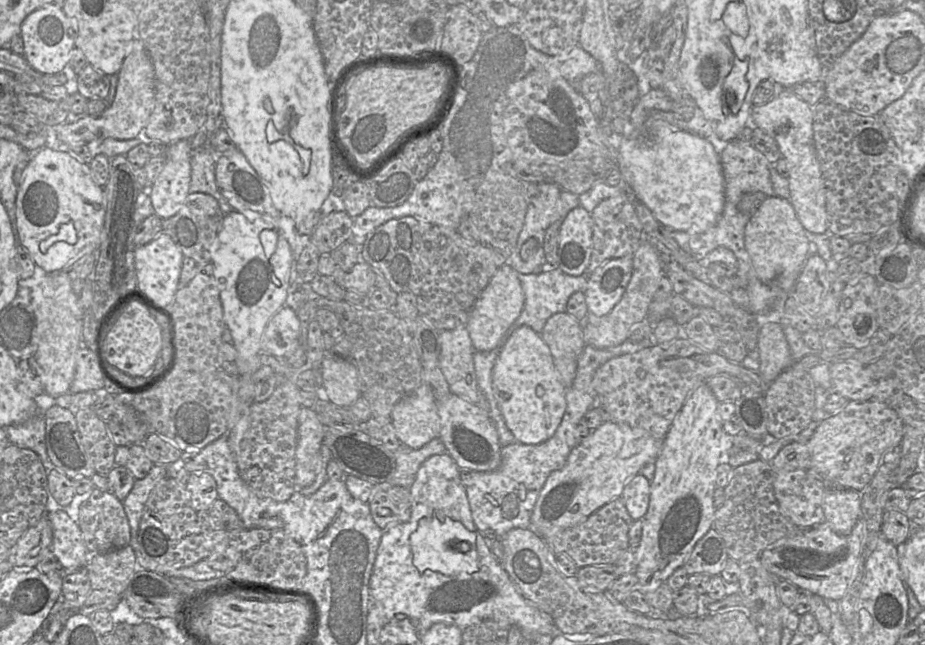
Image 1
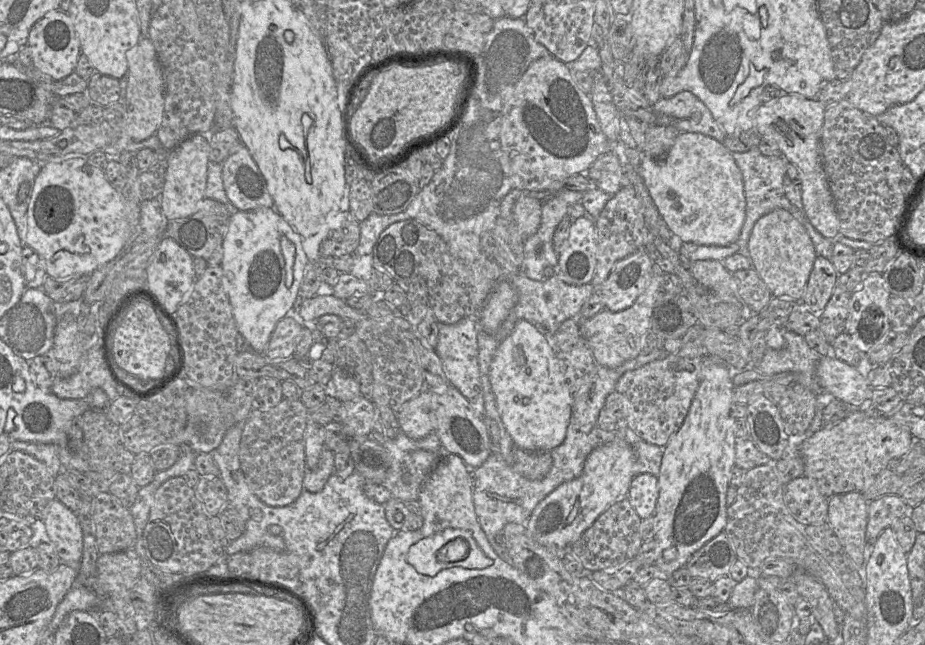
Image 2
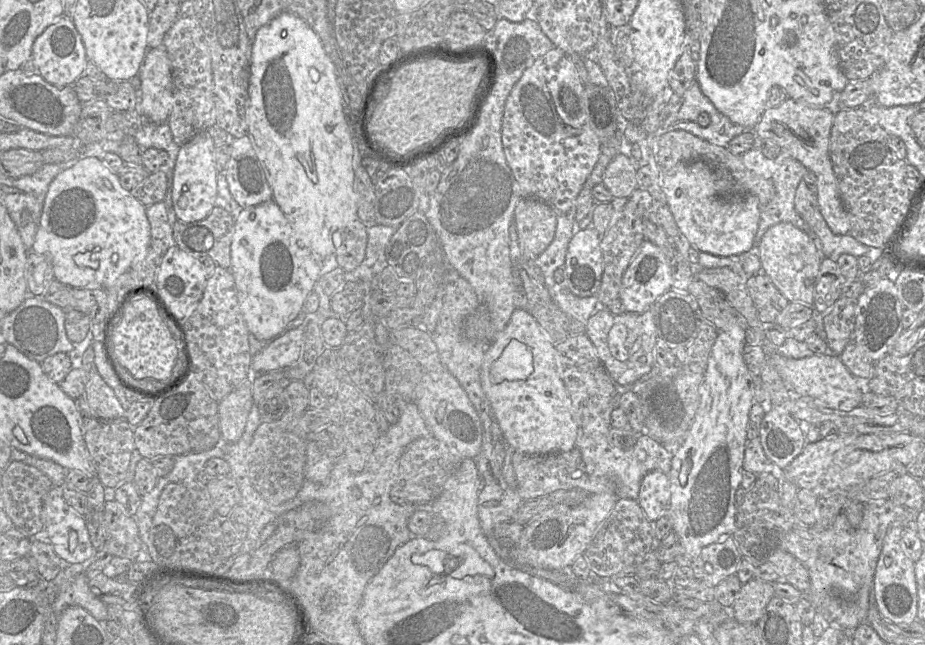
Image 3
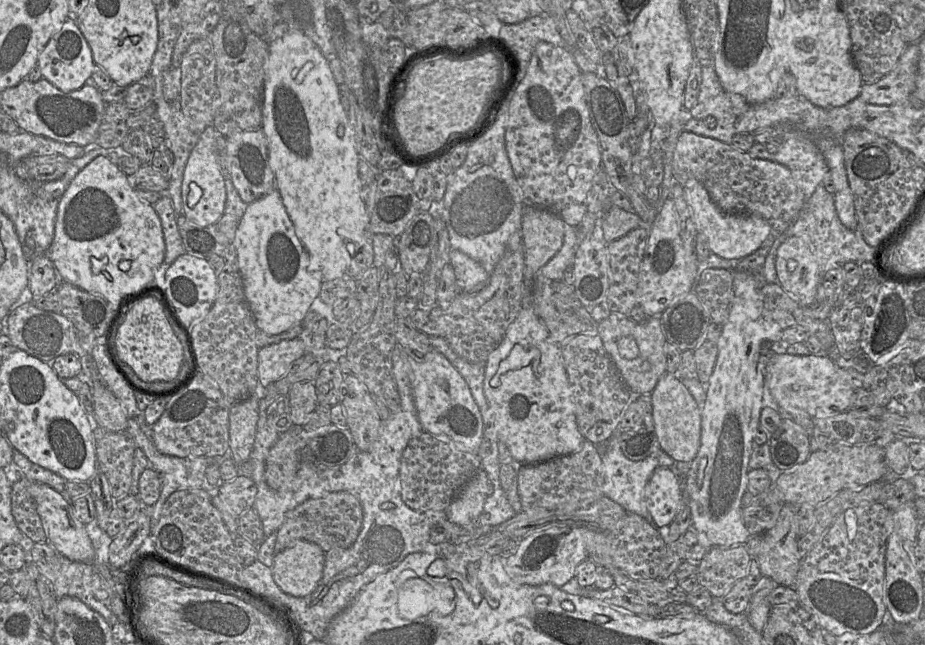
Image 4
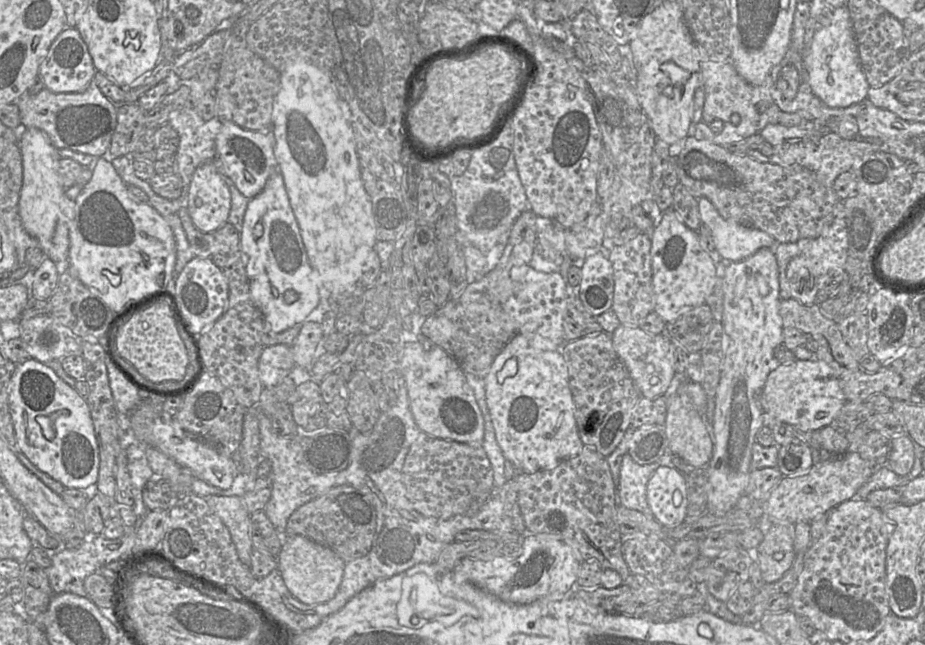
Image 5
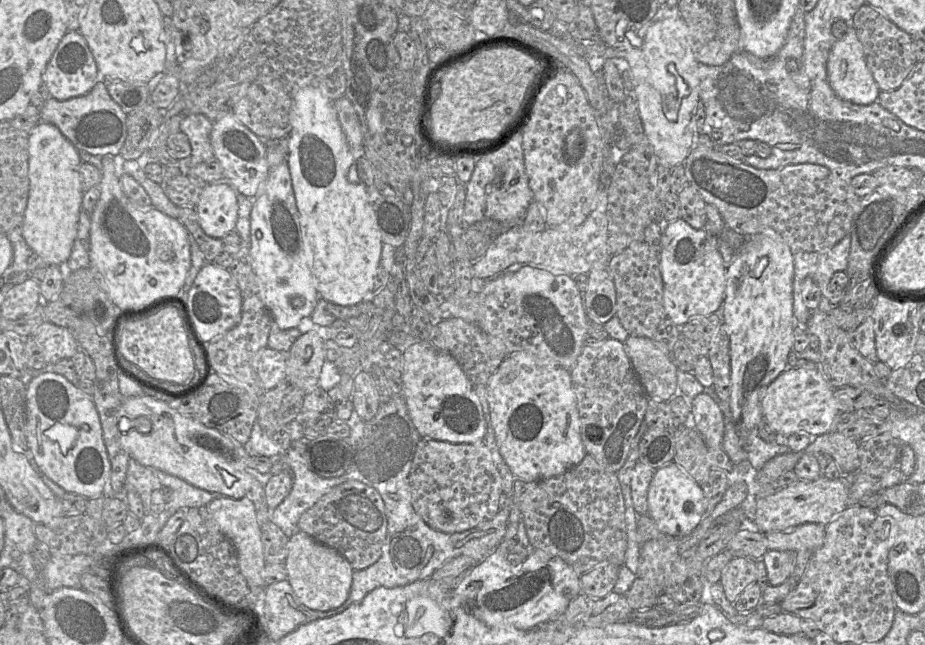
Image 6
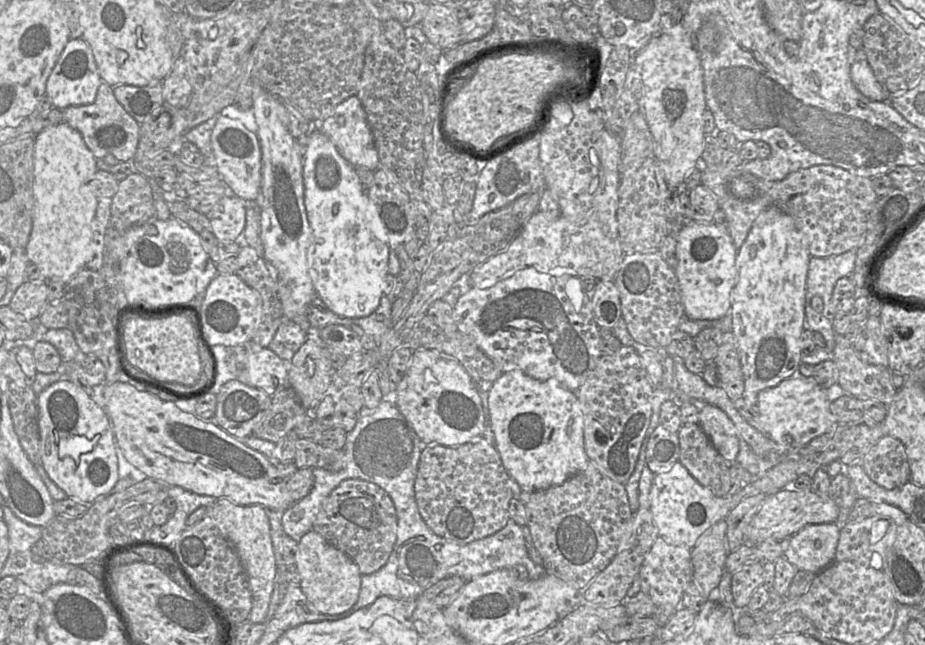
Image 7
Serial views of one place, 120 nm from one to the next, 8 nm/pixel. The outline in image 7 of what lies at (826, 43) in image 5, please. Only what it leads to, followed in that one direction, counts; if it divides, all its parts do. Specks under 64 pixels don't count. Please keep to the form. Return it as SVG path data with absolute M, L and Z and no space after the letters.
M857 50L856 59L850 66L850 75L856 88L870 100L888 102L892 96L887 94L884 87L876 79L863 50Z

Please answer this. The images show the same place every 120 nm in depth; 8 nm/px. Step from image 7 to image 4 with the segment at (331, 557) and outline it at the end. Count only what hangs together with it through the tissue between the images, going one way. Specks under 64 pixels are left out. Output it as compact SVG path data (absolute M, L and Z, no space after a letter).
M305 540L293 541L283 551L276 553L271 571L278 587L285 593L294 597L307 597L311 595L322 577L325 552L312 542Z

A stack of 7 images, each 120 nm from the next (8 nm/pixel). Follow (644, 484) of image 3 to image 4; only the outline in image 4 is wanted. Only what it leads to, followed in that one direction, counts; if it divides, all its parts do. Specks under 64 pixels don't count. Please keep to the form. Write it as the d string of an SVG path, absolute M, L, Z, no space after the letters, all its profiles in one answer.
M670 469L654 470L646 486L646 506L657 528L668 527L683 500L683 481Z

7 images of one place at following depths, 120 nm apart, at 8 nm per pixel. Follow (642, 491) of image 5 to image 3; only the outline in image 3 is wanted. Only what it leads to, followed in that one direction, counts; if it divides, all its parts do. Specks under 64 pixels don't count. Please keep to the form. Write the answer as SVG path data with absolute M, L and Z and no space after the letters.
M609 406L593 420L578 425L578 434L575 448L579 449L583 459L582 470L572 473L571 489L580 489L589 494L599 494L615 491L619 498L637 500L641 481L644 476L653 470L666 474L671 469L672 451L661 442L648 435L642 434L636 444L628 449L621 450L614 447L609 441L611 428L610 415L615 406Z

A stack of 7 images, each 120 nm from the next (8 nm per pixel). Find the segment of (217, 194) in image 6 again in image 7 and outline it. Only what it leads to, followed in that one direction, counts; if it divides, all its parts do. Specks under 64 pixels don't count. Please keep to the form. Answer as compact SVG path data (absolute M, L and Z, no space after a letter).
M233 194L224 196L206 216L214 235L222 242L235 242L244 231L246 208Z

